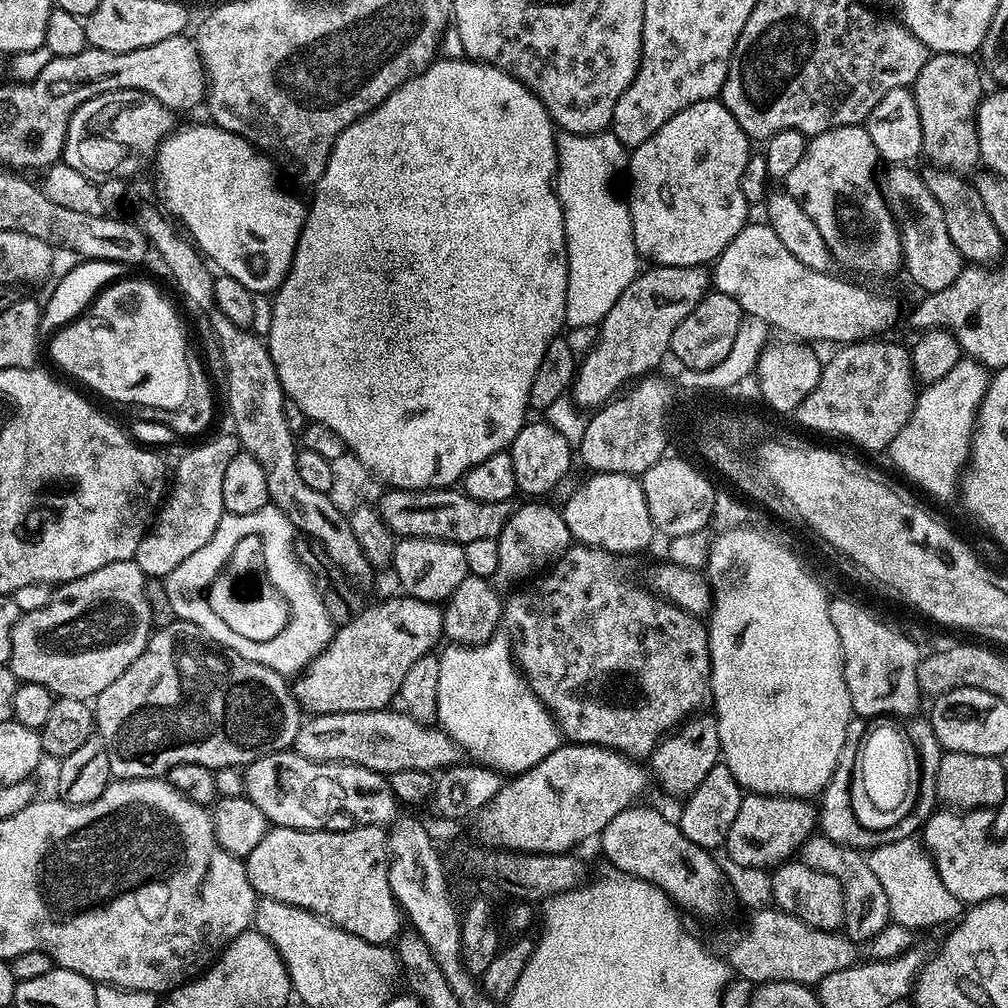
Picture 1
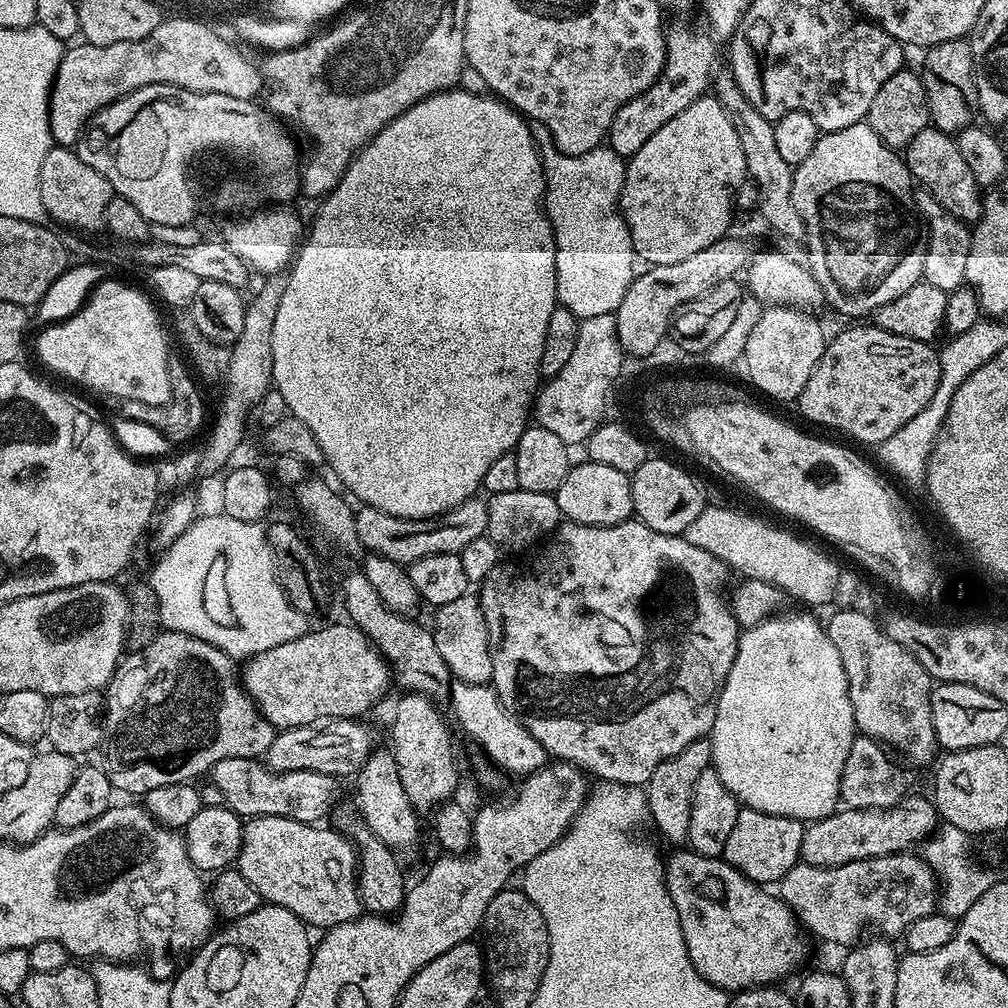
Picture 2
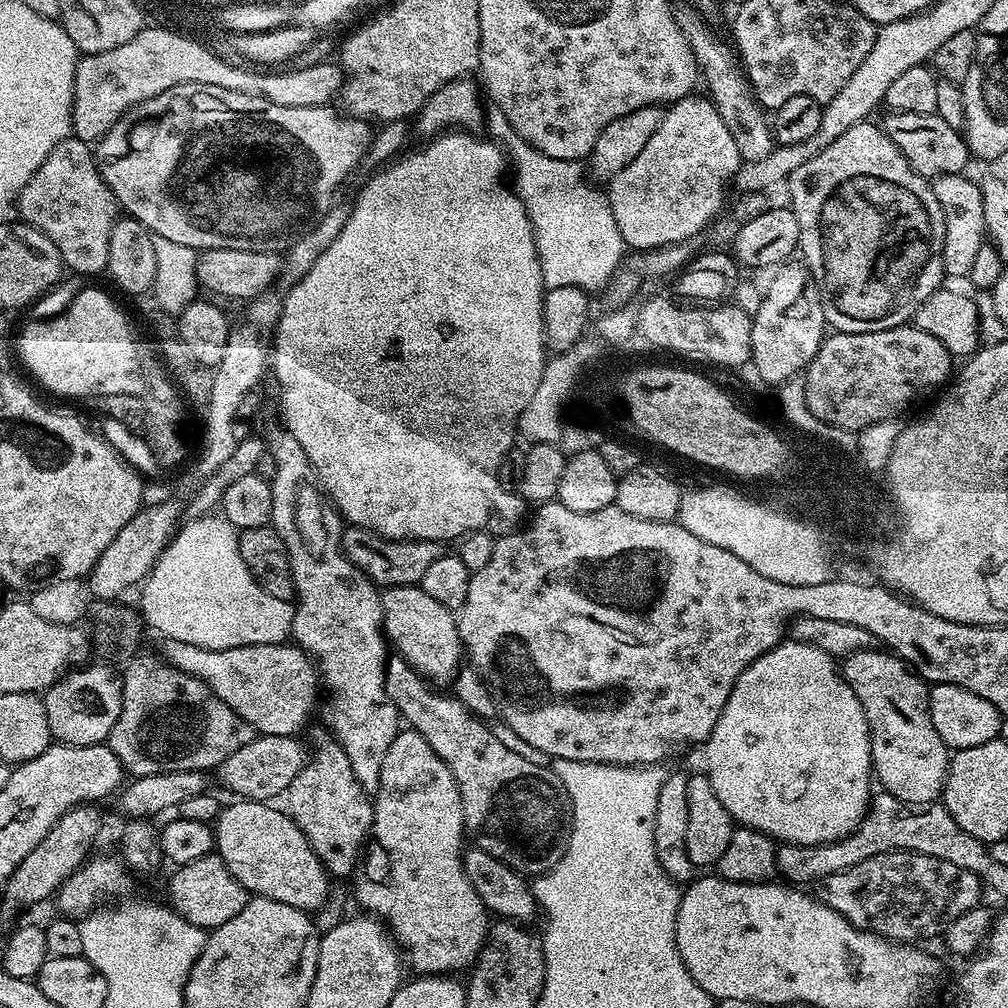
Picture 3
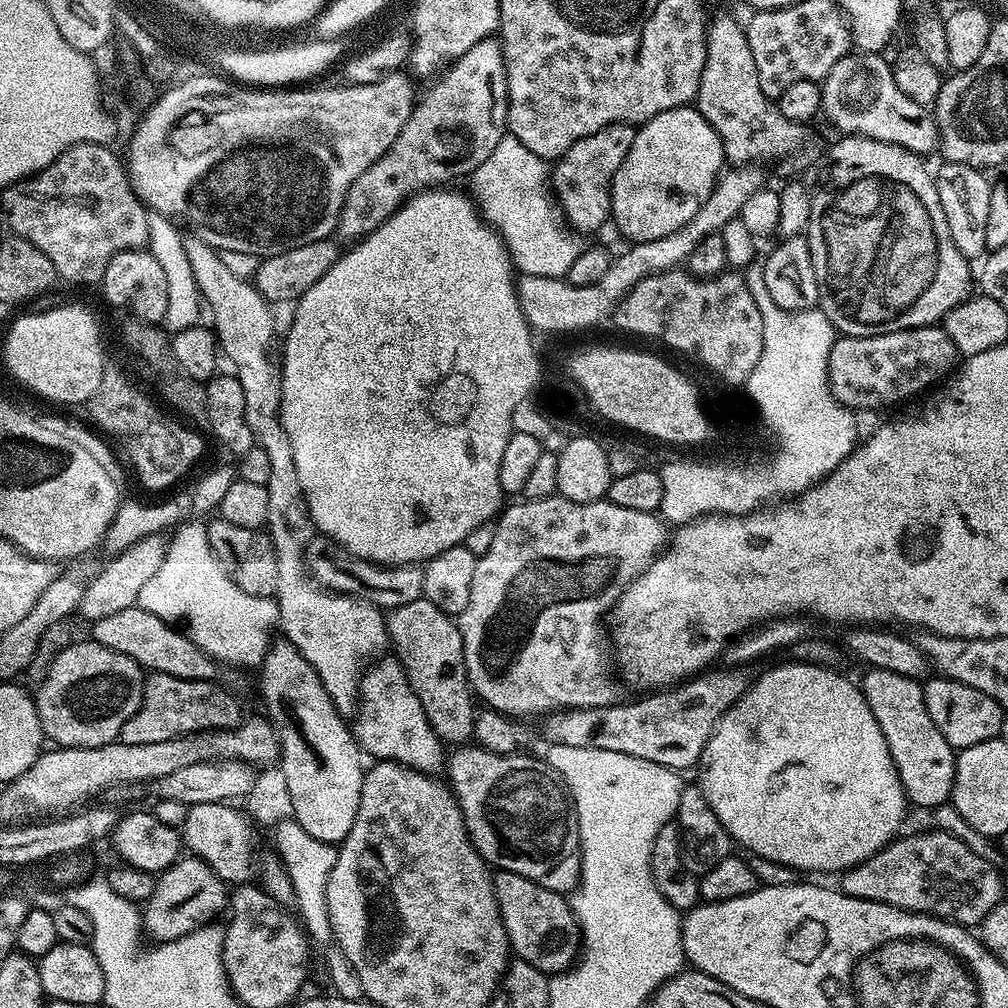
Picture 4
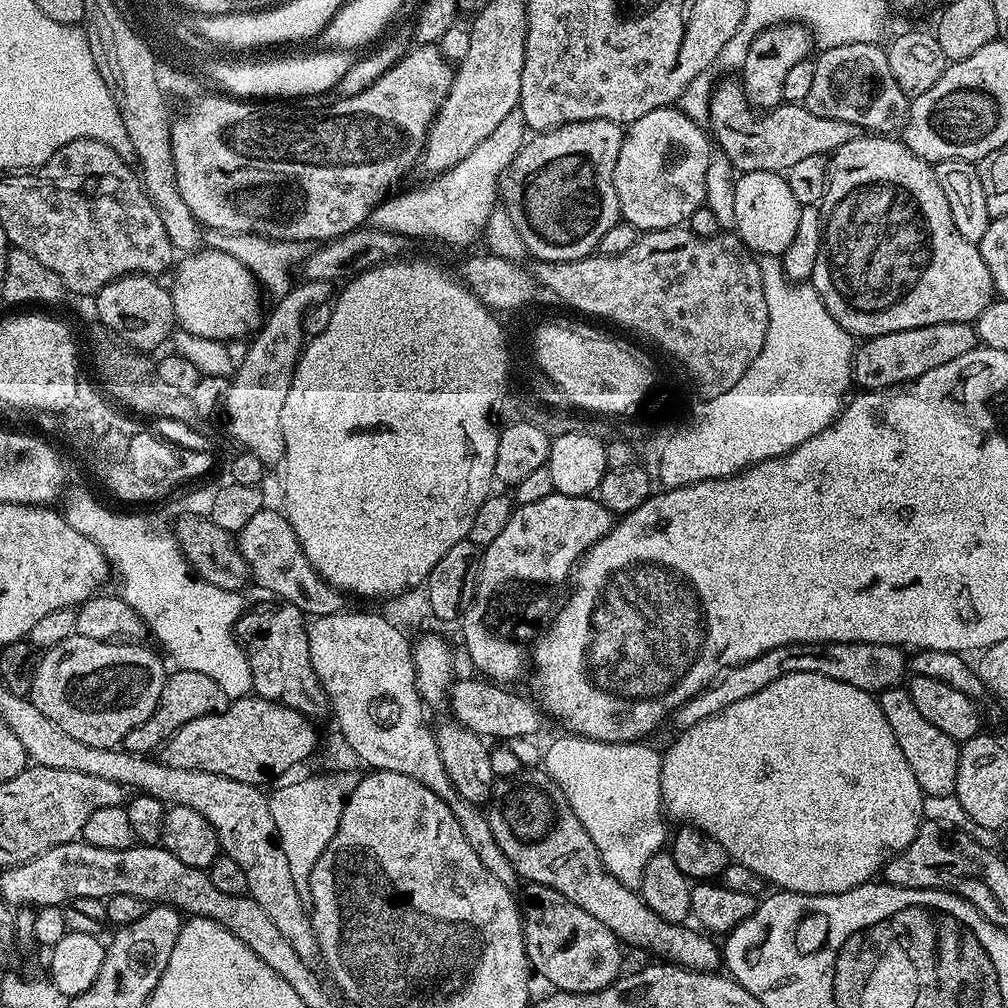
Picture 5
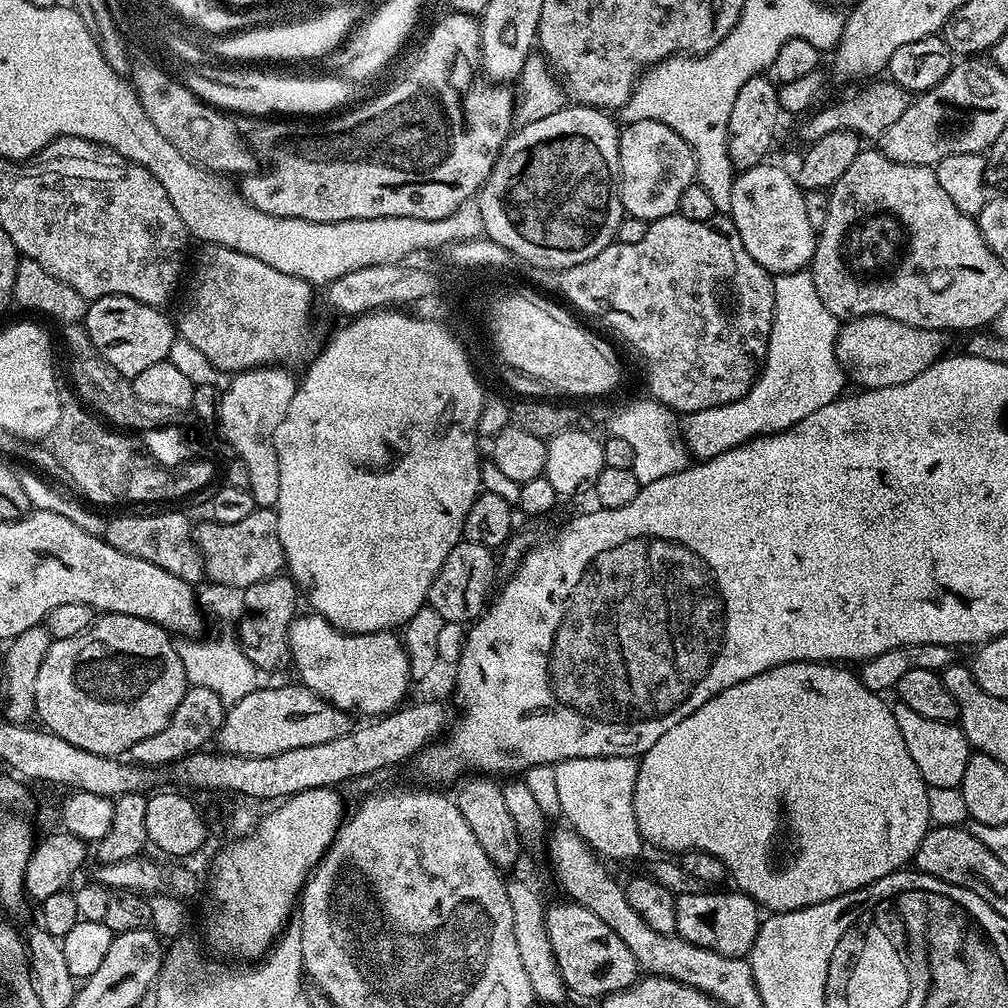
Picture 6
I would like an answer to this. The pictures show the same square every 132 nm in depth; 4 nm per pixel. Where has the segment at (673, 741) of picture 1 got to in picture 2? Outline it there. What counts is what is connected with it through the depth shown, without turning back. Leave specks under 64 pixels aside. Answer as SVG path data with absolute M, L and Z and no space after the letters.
M705 738L690 742L682 754L674 754L674 758L663 760L656 767L654 774L650 774L646 785L646 812L650 817L650 824L660 831L660 836L672 846L680 846L687 841L690 830L690 806L694 798L694 782L702 775L702 770L710 767L712 762L712 741Z

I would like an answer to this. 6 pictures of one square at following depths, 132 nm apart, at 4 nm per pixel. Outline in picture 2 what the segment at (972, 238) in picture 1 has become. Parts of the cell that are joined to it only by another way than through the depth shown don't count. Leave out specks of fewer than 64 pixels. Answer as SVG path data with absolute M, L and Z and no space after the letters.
M931 126L922 129L903 149L902 159L912 172L913 181L927 188L951 216L969 226L975 225L984 213L982 188L976 183L970 167L962 159L962 150L958 150L955 139L949 133Z

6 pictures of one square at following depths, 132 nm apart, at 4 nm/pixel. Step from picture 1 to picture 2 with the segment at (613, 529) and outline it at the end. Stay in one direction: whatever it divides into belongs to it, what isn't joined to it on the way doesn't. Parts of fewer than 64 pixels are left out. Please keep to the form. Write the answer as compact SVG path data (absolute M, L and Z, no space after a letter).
M585 459L583 463L573 463L562 486L558 486L554 494L561 517L573 524L586 526L614 526L623 520L633 519L631 475L614 470L614 466L602 466L602 462Z

